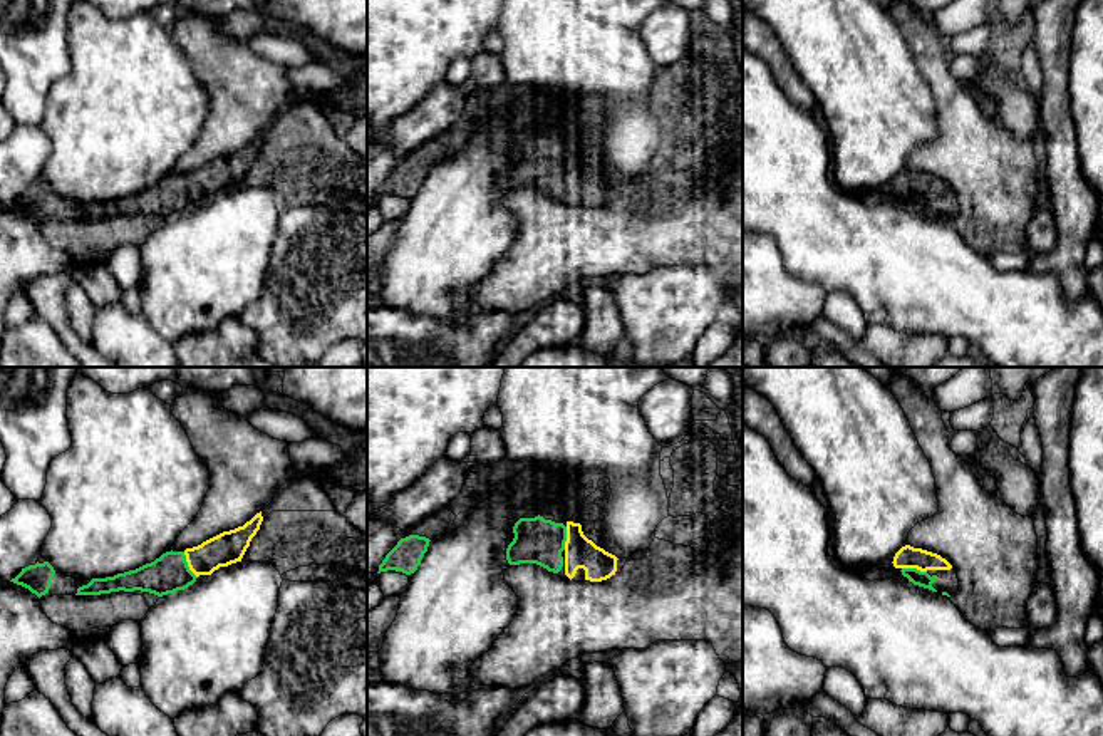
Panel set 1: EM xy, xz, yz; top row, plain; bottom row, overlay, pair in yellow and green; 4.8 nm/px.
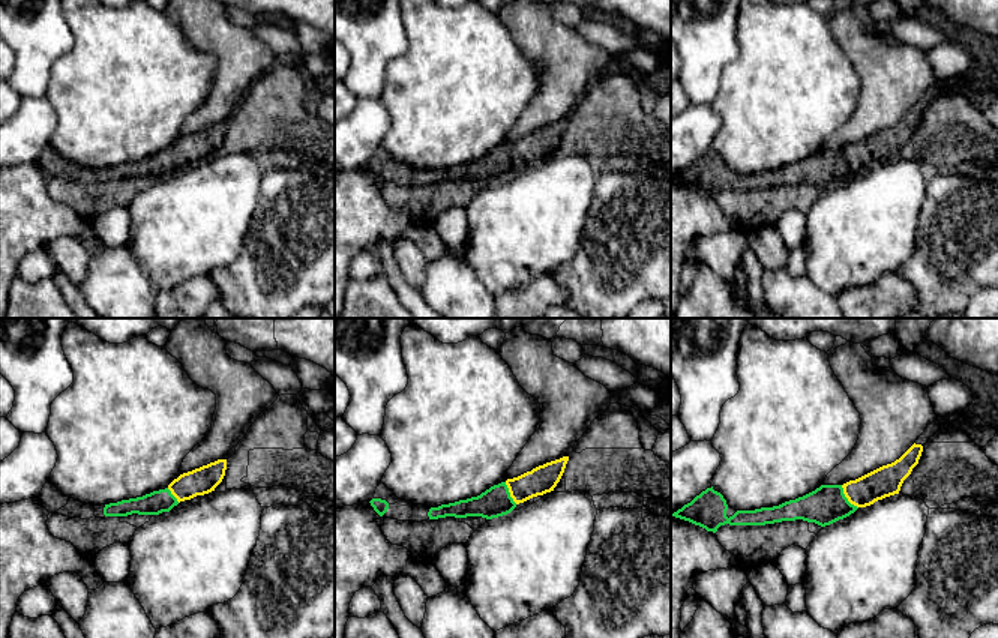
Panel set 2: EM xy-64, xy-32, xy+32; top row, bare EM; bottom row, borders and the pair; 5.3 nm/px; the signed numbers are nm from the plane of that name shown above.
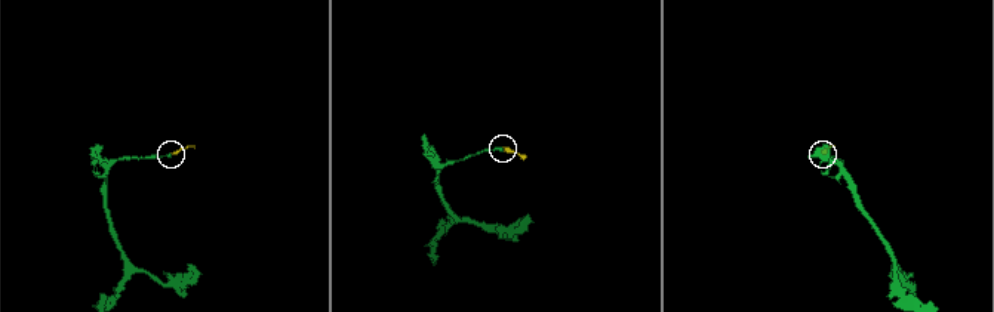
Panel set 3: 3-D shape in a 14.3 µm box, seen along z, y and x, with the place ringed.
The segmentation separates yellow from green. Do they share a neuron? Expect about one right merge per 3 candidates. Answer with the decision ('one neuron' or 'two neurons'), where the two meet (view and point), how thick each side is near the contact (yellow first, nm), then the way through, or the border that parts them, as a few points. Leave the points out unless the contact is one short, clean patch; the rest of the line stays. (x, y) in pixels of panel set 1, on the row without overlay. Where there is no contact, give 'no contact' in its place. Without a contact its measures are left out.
one neuron; contact xy (188, 190); calibres 160 and 190 nm; way xy (228, 171), (188, 190), (168, 198)

